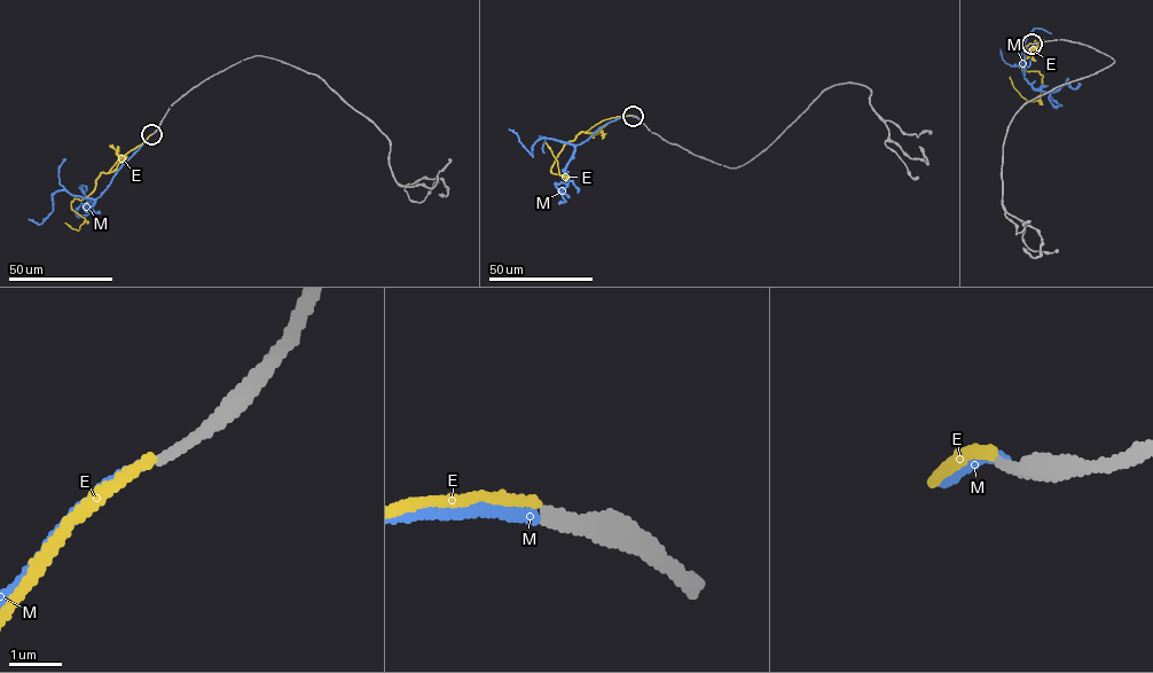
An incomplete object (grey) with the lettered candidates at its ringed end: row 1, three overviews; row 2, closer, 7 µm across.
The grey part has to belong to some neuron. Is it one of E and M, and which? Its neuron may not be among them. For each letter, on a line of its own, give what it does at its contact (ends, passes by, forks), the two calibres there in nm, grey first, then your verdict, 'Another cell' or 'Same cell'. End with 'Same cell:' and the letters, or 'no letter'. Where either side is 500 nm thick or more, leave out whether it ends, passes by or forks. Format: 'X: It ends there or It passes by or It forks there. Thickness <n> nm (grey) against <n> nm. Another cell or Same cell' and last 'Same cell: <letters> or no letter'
E: It ends there. Thickness 240 nm (grey) against 180 nm. Another cell
M: It ends there. Thickness 240 nm (grey) against 200 nm. Same cell
Same cell: M

